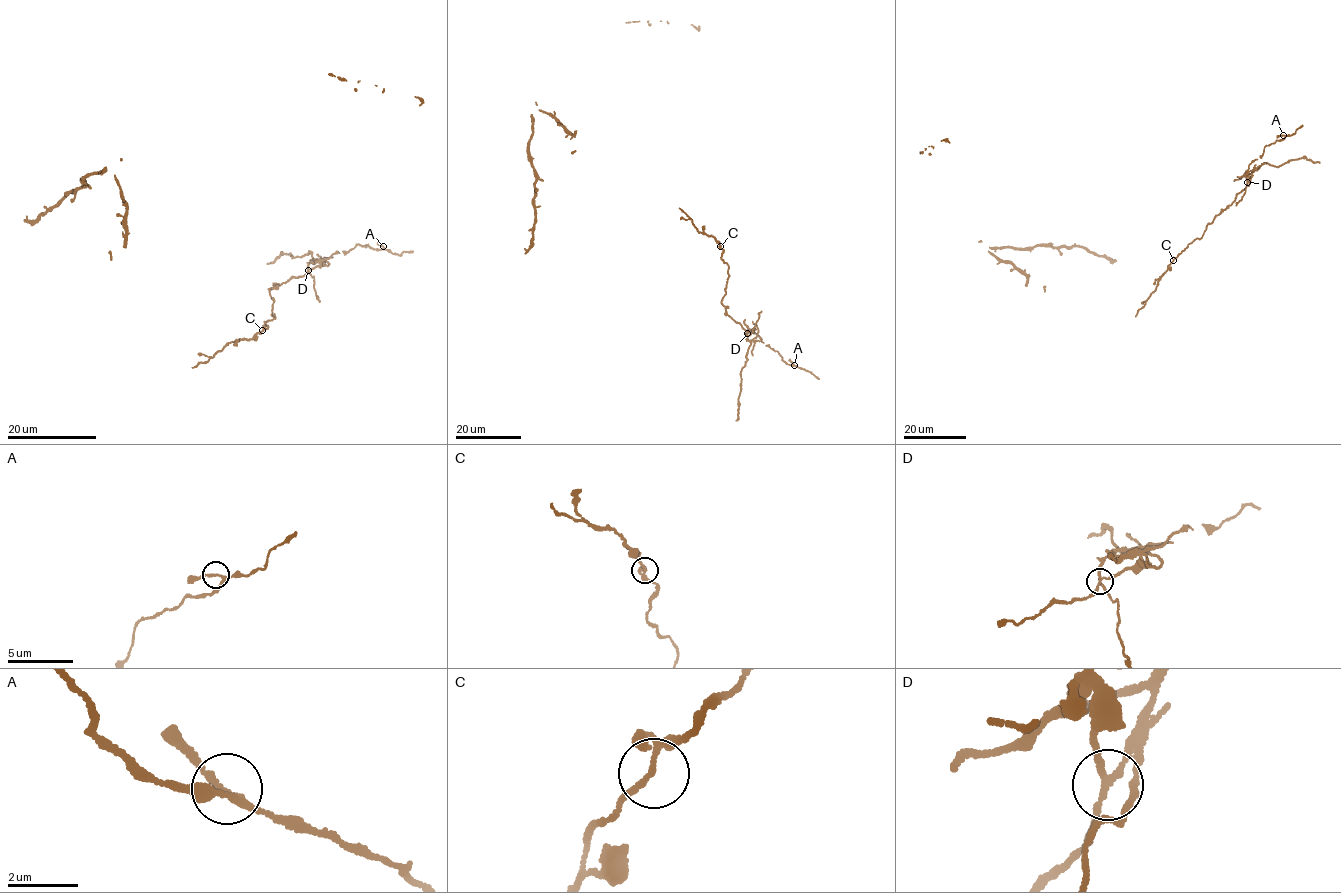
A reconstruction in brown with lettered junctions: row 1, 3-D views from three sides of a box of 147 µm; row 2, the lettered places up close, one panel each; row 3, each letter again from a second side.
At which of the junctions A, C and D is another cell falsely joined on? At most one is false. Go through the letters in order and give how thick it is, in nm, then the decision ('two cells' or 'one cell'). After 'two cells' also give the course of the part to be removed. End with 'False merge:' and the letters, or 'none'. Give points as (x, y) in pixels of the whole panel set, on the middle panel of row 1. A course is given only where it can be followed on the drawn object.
A: 170 nm thick; one cell
C: 150 nm thick; one cell
D: 150 nm thick; two cells; foreign part runs (747, 333), (751, 343), (740, 374), (736, 420)
False merge: D

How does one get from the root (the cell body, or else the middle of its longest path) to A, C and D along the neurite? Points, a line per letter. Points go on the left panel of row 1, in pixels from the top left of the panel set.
A: (192, 367), (267, 327), (264, 322), (275, 317), (271, 287), (303, 275), (338, 251), (357, 245), (383, 246)
C: (192, 367), (207, 361), (229, 343), (250, 339), (262, 330)
D: (192, 367), (207, 361), (229, 343), (250, 339), (267, 328), (264, 322), (275, 317), (269, 289), (307, 270)

